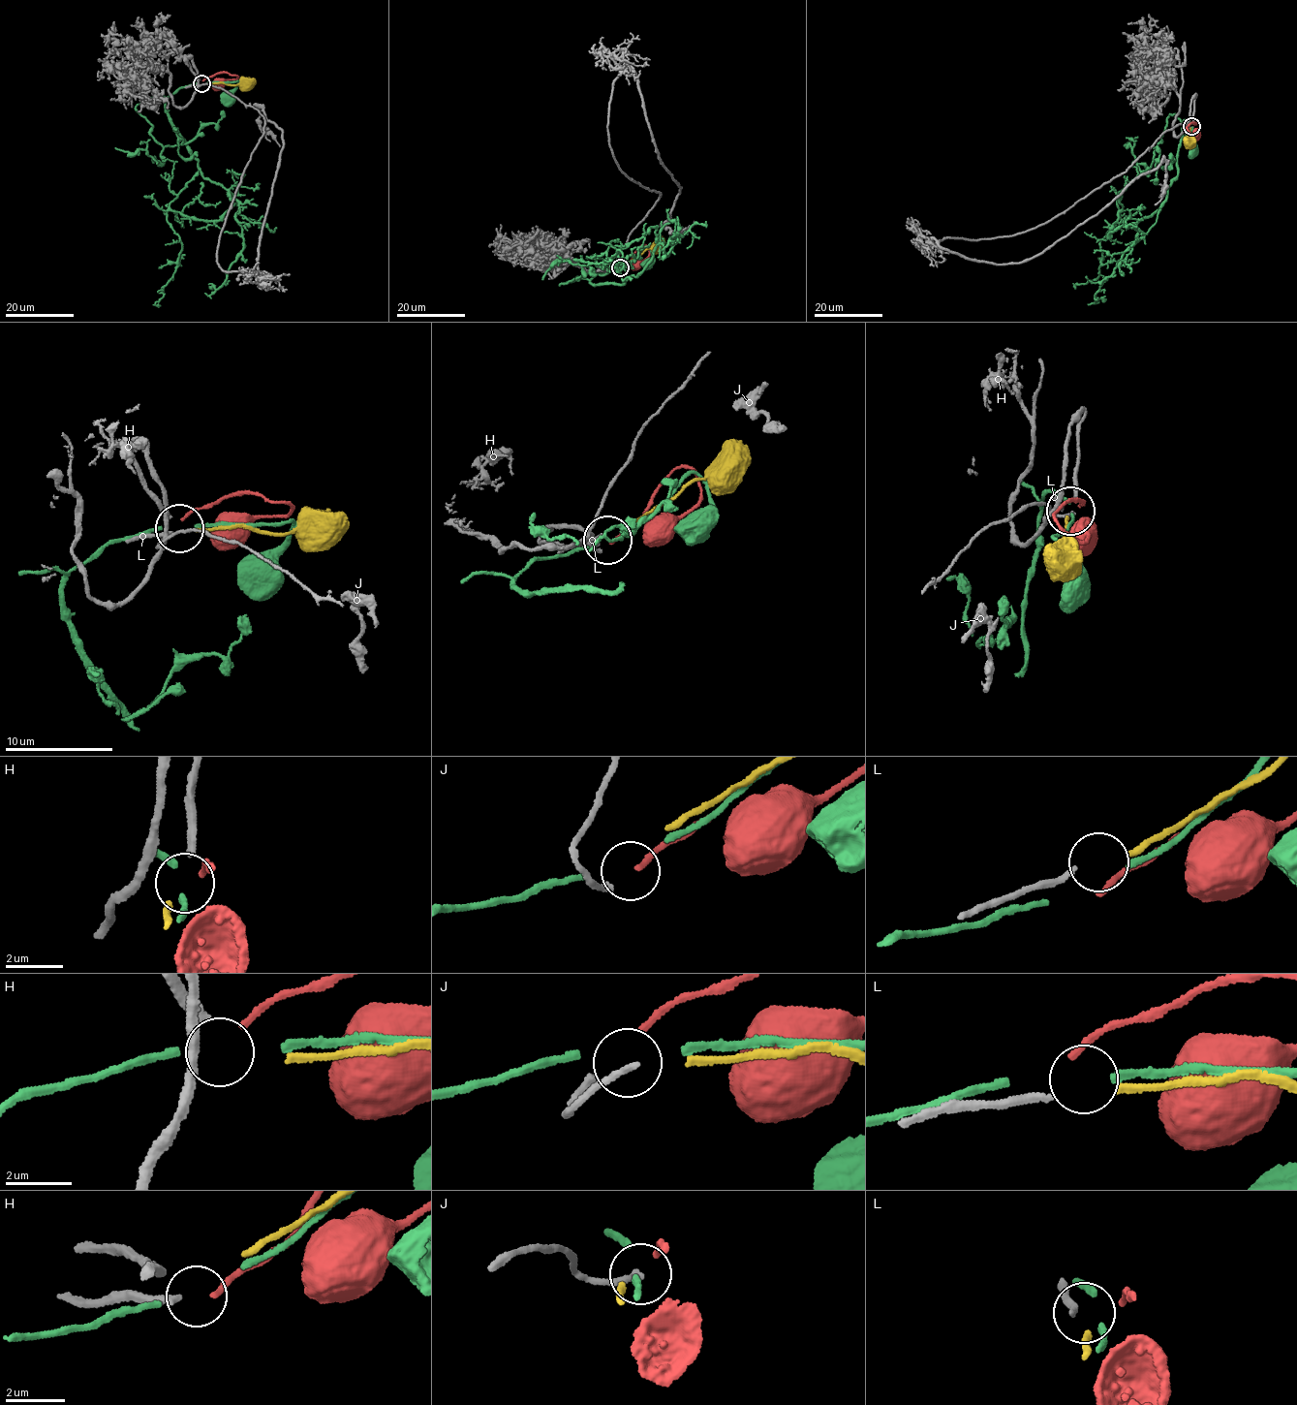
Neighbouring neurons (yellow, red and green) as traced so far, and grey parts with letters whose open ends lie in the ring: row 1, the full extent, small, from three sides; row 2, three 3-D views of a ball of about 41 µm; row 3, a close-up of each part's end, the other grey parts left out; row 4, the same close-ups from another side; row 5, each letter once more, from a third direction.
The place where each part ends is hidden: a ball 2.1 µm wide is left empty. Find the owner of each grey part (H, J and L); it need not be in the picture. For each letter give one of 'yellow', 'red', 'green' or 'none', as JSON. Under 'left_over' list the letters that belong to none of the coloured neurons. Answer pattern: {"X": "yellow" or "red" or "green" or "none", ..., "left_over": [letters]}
{"H": "none", "J": "red", "L": "yellow", "left_over": ["H"]}

